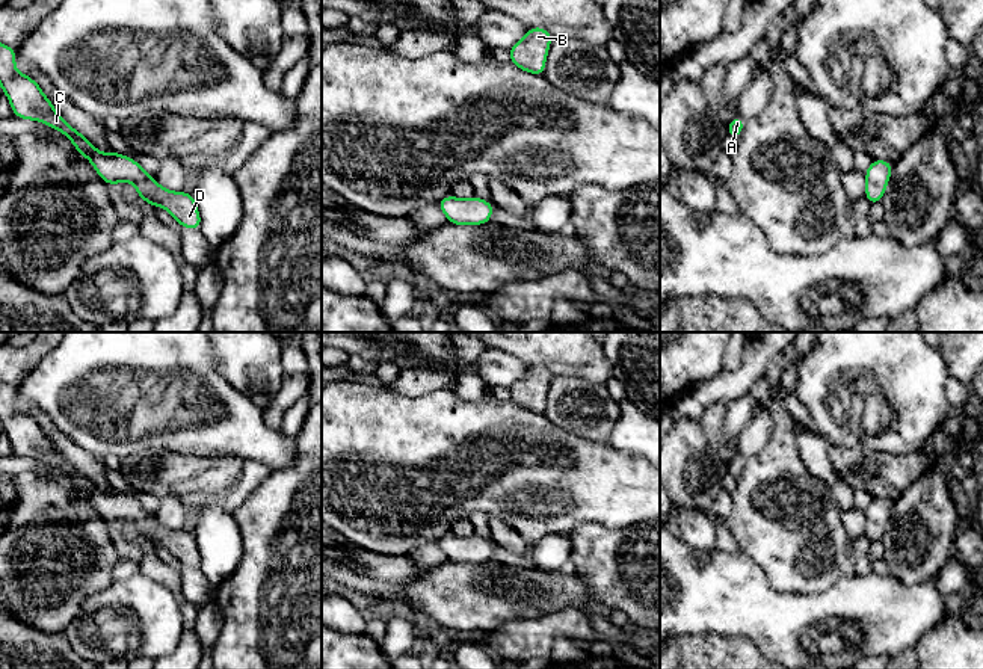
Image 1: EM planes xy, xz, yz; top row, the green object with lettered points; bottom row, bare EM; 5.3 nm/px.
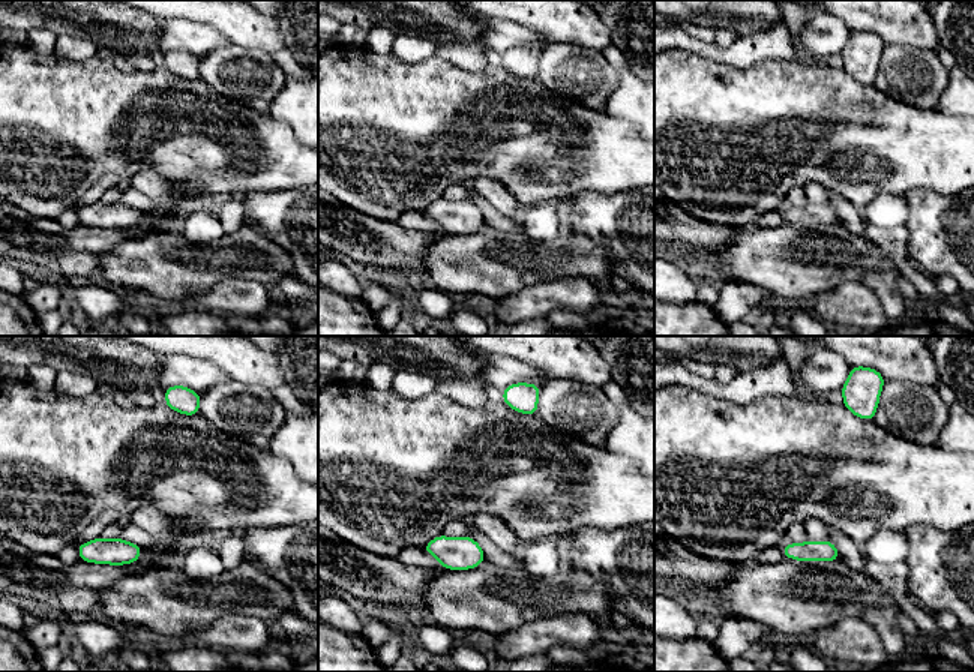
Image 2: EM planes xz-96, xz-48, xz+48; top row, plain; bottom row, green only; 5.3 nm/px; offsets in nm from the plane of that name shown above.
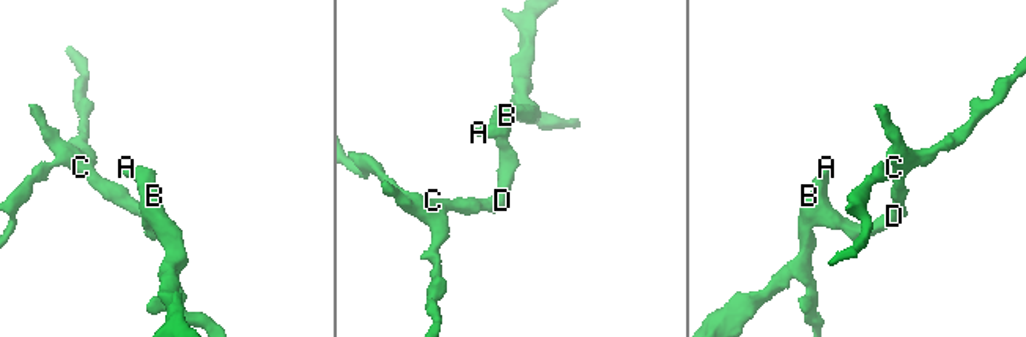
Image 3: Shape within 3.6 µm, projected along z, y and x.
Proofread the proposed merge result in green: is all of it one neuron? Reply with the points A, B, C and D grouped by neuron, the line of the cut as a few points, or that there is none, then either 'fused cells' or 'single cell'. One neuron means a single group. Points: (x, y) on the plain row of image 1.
A B C D | no cut | single cell

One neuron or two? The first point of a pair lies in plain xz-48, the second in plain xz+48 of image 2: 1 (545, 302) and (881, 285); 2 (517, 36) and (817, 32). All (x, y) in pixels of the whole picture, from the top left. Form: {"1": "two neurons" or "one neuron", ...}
{"1": "two neurons", "2": "one neuron"}

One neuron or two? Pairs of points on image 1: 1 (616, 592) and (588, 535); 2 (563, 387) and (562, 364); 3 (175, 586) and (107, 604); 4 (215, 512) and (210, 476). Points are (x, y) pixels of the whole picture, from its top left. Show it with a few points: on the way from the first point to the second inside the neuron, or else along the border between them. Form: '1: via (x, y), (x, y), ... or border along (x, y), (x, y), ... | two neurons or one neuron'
1: via (616, 579), (616, 570), (595, 548) | one neuron
2: border along (553, 375), (571, 375), (597, 384) | two neurons
3: border along (141, 571), (162, 583), (174, 595), (183, 619) | two neurons
4: border along (221, 499), (209, 499), (197, 505) | two neurons

